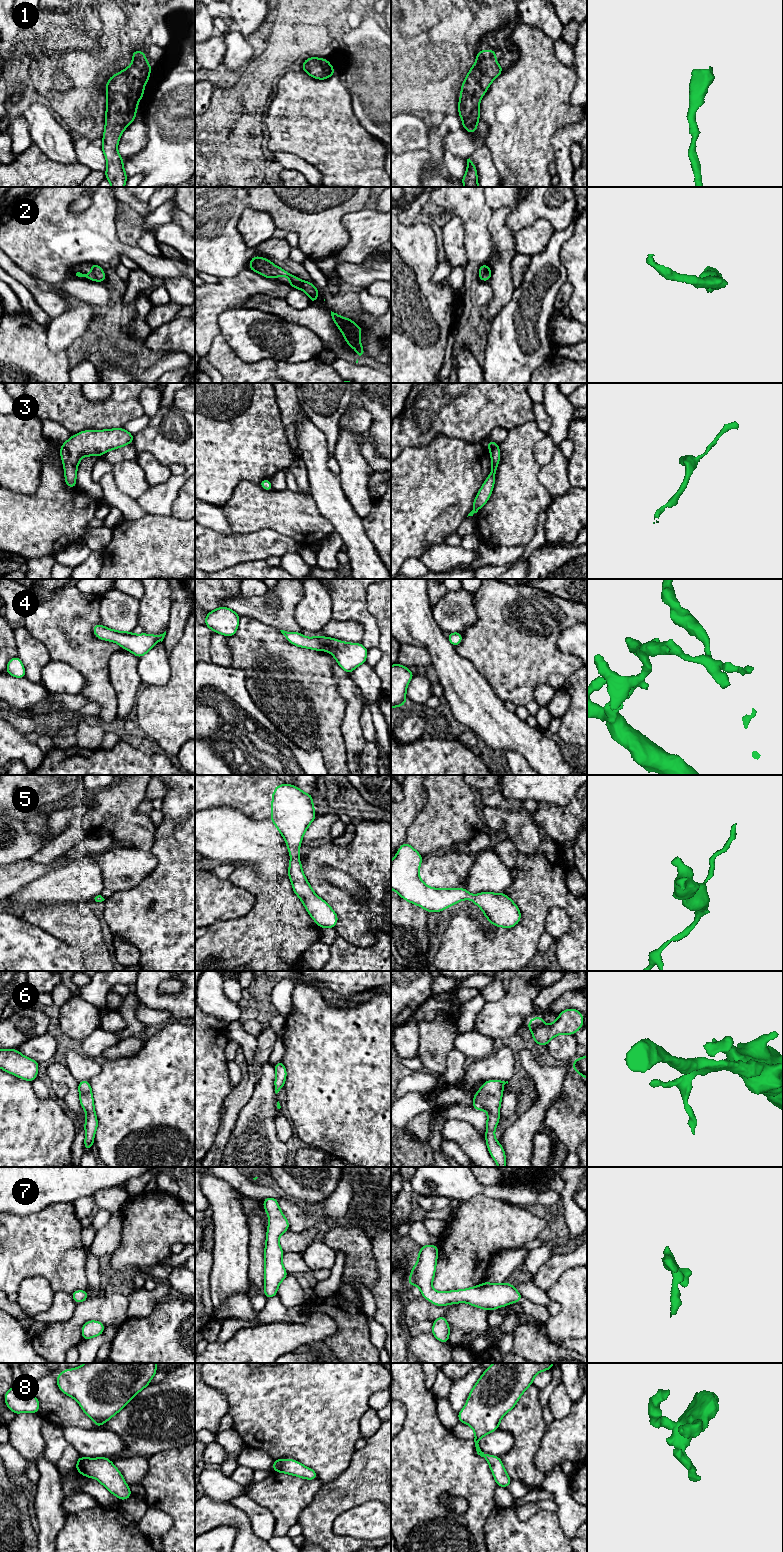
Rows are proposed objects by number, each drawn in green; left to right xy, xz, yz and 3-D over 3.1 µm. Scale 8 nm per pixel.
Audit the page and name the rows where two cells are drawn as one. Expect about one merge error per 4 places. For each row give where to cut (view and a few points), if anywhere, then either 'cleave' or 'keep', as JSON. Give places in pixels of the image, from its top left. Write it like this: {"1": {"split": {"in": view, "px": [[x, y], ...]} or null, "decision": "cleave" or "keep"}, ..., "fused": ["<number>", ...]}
{"1": {"split": null, "decision": "keep"}, "2": {"split": null, "decision": "keep"}, "3": {"split": null, "decision": "keep"}, "4": {"split": null, "decision": "keep"}, "5": {"split": null, "decision": "keep"}, "6": {"split": null, "decision": "keep"}, "7": {"split": null, "decision": "keep"}, "8": {"split": null, "decision": "keep"}, "fused": []}

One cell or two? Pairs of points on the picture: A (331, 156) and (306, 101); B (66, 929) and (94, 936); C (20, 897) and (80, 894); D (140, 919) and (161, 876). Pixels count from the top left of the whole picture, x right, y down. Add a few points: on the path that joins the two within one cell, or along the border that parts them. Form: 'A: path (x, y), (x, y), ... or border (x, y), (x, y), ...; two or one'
A: path (331, 142), (331, 139), (308, 115); one
B: path (73, 929), (79, 929), (87, 936); one
C: path (35, 893), (65, 893); one
D: path (147, 908), (148, 903), (161, 887); one

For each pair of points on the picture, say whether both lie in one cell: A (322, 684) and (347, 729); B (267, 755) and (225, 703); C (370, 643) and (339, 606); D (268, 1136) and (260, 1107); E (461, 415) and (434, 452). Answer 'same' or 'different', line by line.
A: different
B: same
C: same
D: same
E: different

